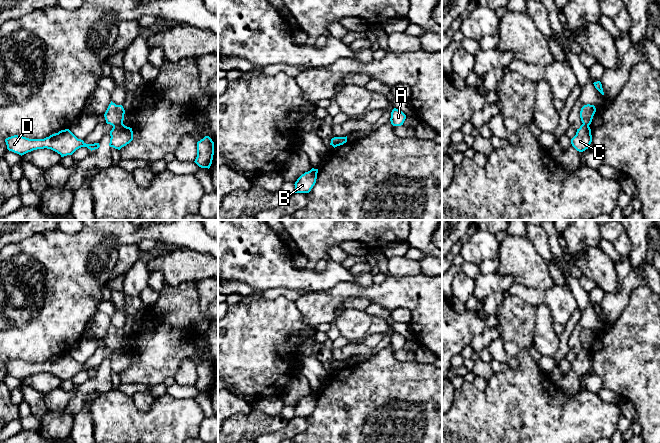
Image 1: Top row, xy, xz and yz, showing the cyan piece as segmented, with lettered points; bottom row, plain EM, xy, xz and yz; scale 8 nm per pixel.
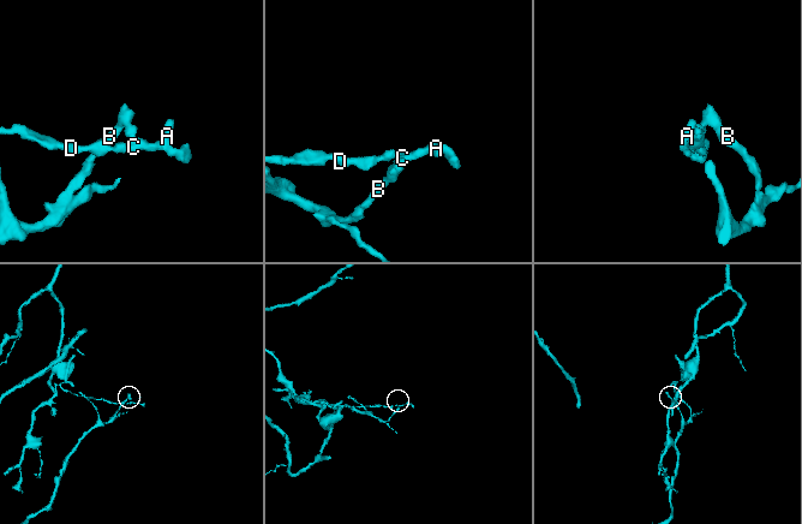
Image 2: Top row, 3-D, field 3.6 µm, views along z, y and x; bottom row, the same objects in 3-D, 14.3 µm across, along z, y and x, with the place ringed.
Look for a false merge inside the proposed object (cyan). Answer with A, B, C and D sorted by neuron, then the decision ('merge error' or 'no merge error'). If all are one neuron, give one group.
A C D / B; merge error

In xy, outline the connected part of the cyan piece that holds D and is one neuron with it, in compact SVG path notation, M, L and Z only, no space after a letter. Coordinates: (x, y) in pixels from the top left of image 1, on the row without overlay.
M69 353L61 354L44 363L29 363L14 359L6 362L5 366L9 375L21 380L33 374L47 372L64 381L72 379L81 371L87 371L91 375L100 371L99 367L86 368L83 364L78 363Z

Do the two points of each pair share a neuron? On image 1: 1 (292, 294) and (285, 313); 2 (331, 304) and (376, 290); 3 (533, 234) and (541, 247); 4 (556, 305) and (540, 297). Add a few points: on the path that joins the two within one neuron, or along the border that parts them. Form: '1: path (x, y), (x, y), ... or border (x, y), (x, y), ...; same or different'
1: border (267, 298), (274, 299), (284, 296), (294, 301); different
2: path (342, 293), (365, 292); same
3: path (536, 237), (541, 244); same
4: path (552, 301), (548, 297), (544, 297); same

